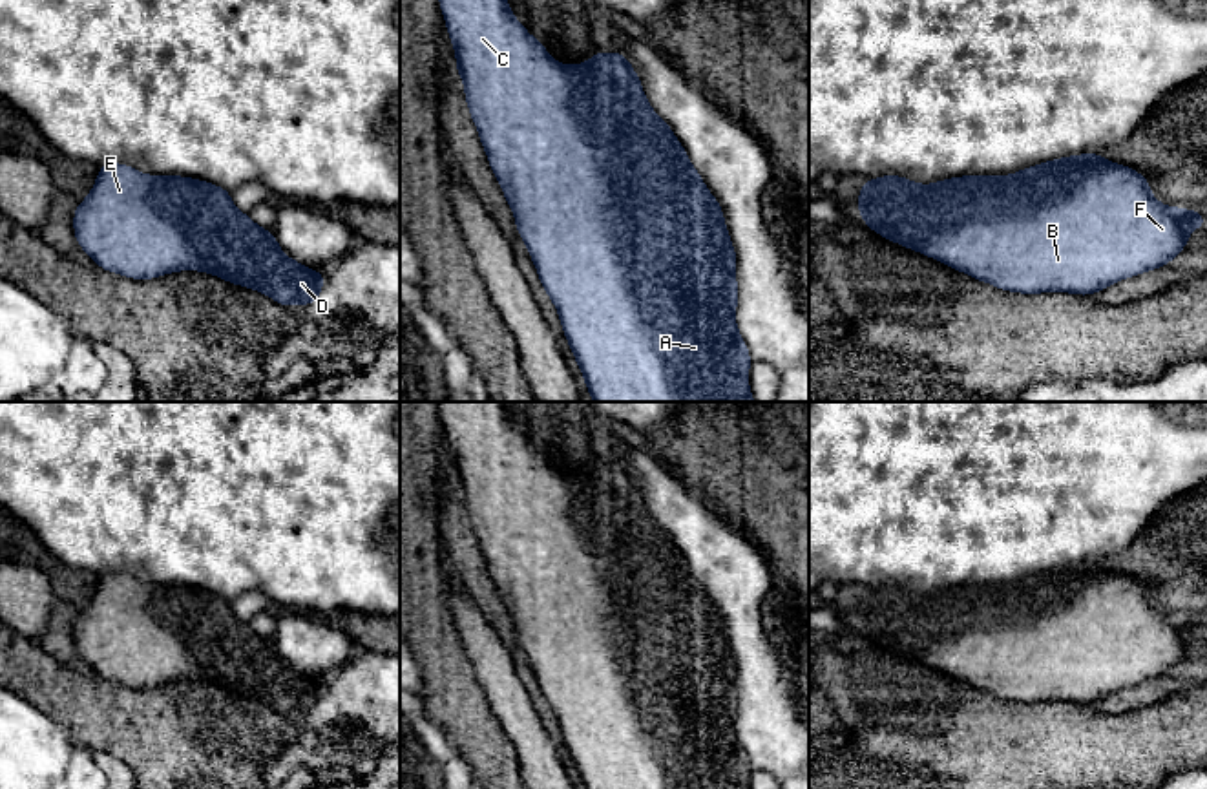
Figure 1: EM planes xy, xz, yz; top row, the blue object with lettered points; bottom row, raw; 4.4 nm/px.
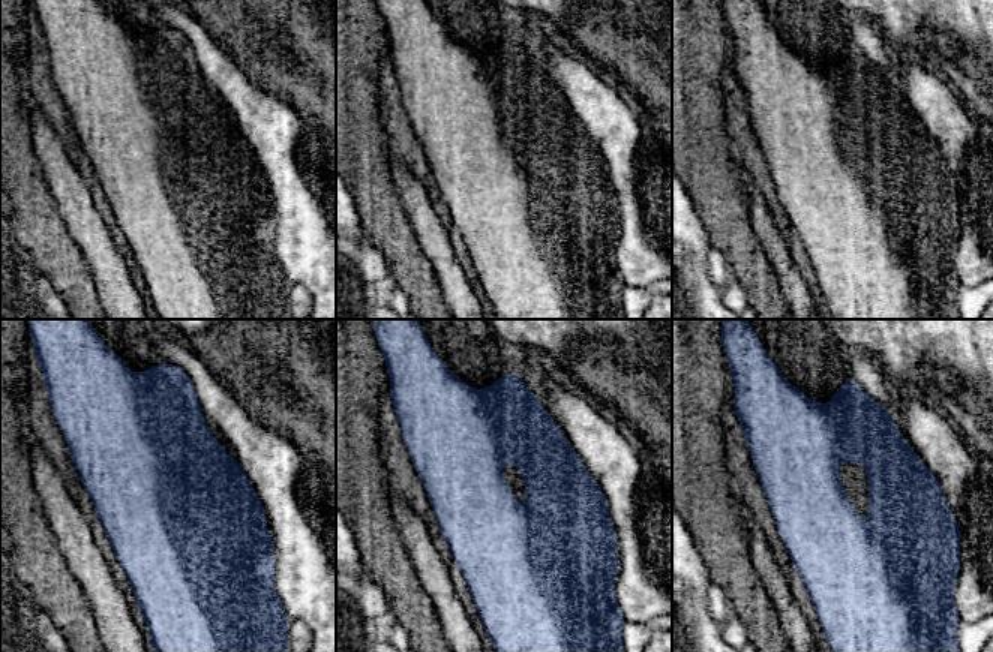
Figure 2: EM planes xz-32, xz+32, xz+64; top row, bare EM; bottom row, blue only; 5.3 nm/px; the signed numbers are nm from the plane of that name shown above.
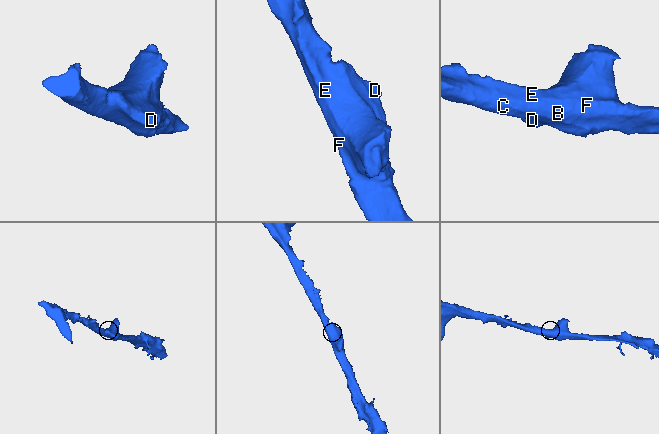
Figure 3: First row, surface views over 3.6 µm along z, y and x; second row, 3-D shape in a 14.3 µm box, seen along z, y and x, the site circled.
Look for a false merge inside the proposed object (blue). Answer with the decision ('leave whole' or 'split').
leave whole

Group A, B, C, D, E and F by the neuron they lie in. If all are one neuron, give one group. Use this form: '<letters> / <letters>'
A B C D E F

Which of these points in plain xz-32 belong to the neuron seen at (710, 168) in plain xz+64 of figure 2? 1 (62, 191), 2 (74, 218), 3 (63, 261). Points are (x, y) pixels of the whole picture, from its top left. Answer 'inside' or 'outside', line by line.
1: outside
2: outside
3: inside

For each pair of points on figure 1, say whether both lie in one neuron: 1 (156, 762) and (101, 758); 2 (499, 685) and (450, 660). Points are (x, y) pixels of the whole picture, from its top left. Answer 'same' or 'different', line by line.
1: different
2: different

